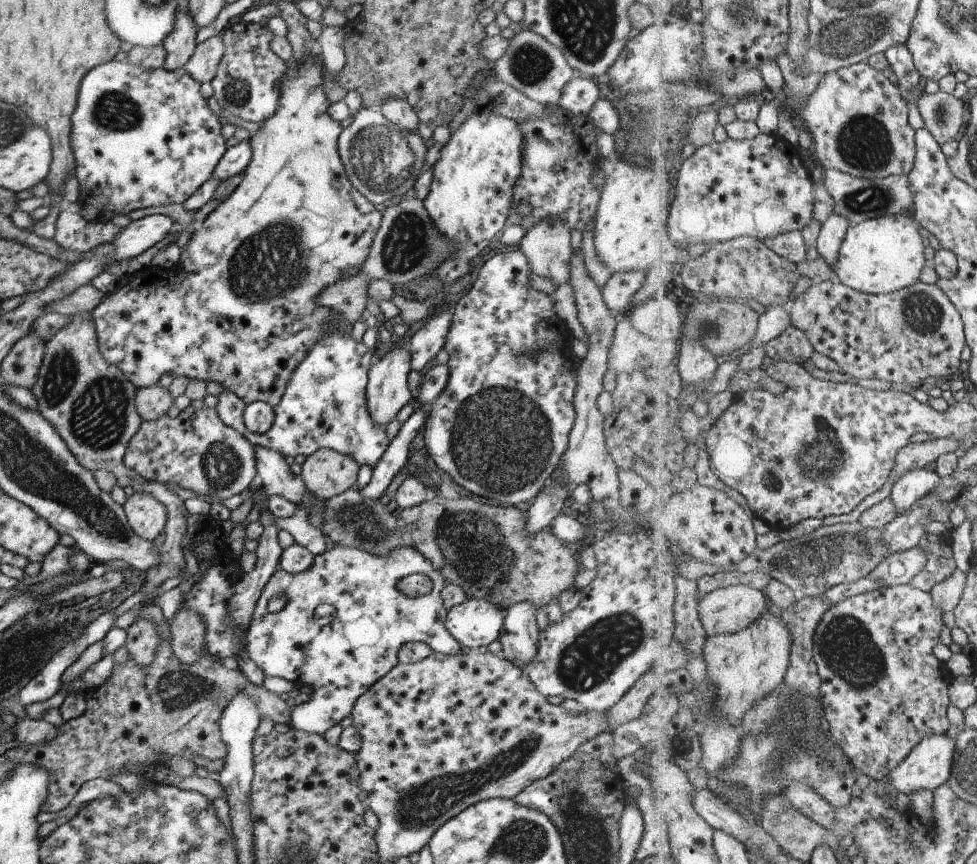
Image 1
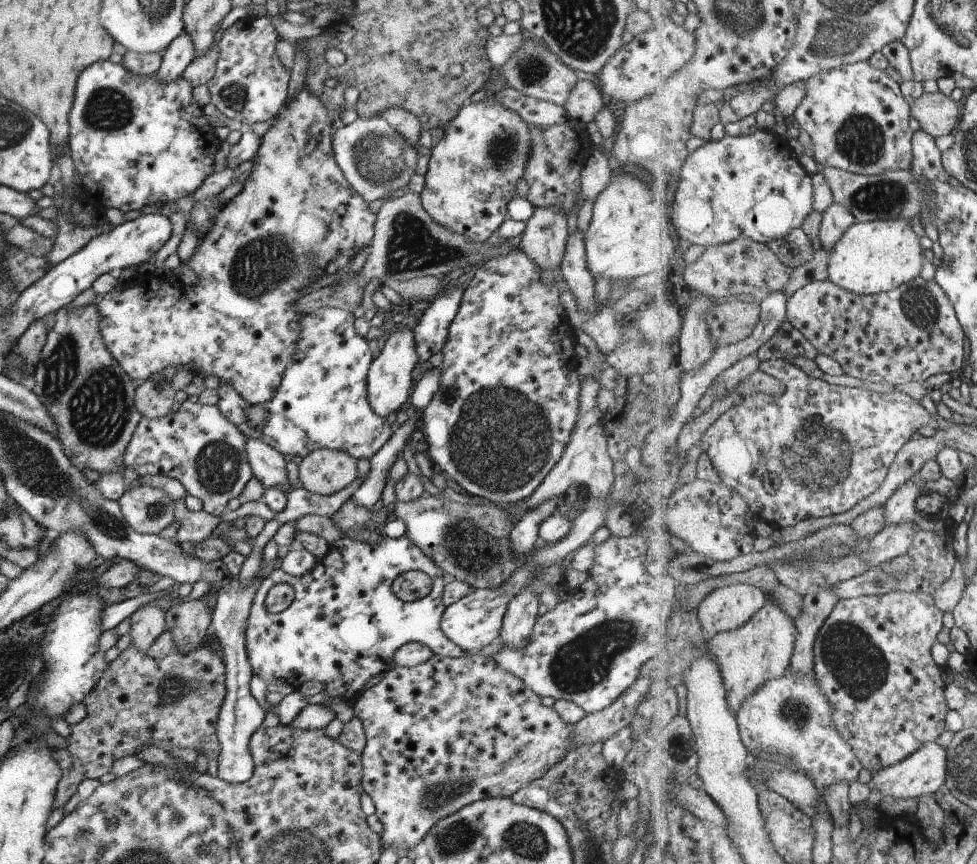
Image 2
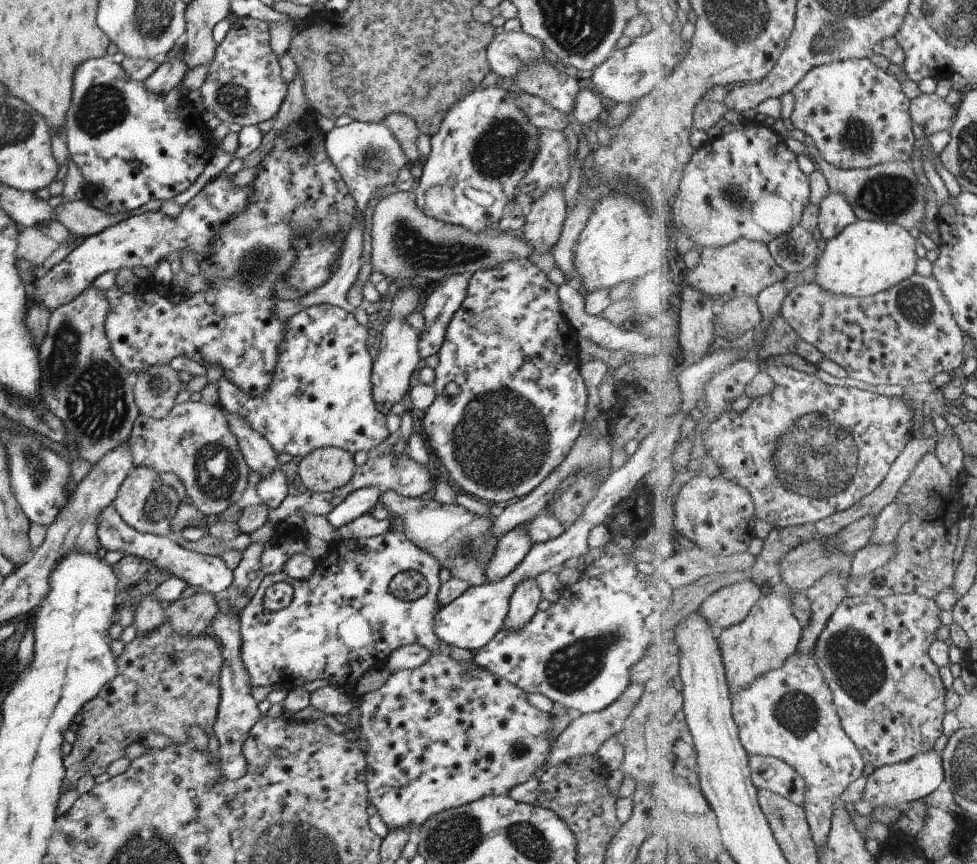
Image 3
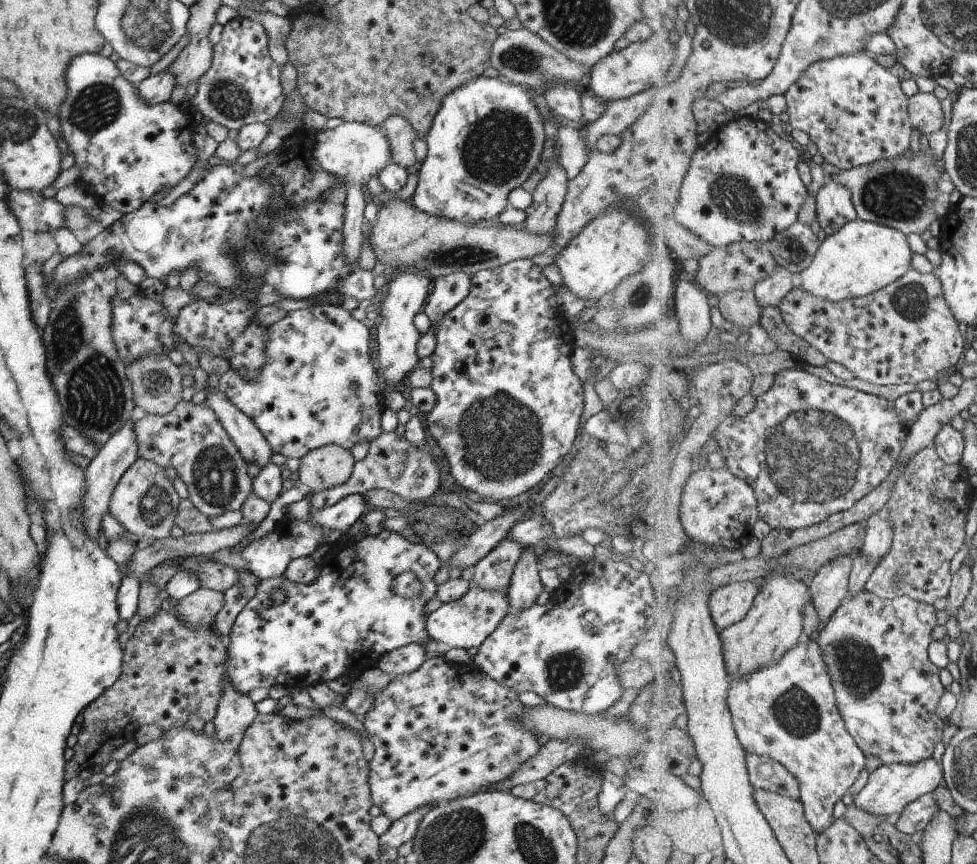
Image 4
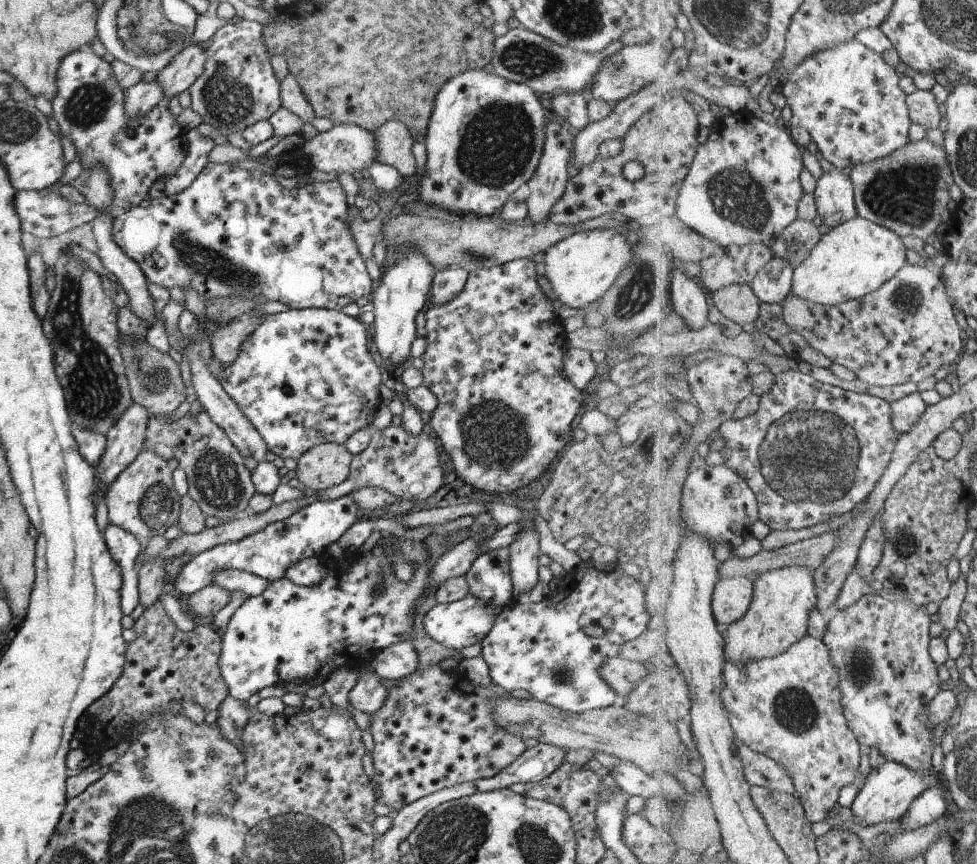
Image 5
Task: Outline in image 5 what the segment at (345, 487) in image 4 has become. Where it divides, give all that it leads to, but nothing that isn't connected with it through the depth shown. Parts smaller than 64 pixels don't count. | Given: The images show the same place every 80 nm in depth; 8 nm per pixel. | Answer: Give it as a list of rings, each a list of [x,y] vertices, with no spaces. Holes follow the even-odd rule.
[[[389,424],[381,430],[372,429],[367,447],[359,454],[351,456],[347,479],[315,495],[318,501],[334,500],[359,488],[376,487],[393,494],[397,500],[413,500],[422,506],[426,498],[442,485],[438,445],[435,439],[423,432],[416,436],[407,434],[401,425]]]

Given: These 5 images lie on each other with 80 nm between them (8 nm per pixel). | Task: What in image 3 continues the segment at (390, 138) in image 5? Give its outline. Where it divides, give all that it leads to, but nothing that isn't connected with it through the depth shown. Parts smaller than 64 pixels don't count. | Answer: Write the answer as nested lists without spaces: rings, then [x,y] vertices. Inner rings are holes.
[[[389,113],[383,118],[383,121],[390,133],[396,138],[403,154],[410,160],[409,165],[414,164],[419,156],[416,138],[420,133],[414,120],[406,114]]]

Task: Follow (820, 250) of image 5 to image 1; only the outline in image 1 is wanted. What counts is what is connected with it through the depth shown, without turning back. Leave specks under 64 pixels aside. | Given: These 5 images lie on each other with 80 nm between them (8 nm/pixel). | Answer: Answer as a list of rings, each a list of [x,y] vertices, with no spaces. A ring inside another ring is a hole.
[[[901,213],[851,224],[840,248],[838,263],[833,266],[832,277],[848,287],[874,295],[897,292],[914,285],[921,278],[923,268],[931,264],[925,258],[924,236],[919,234],[917,223],[914,215]]]

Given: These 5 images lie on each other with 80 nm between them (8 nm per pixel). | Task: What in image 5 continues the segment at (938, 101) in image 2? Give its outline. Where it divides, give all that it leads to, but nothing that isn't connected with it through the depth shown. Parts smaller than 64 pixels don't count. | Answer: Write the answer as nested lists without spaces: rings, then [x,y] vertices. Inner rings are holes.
[[[918,89],[908,96],[906,104],[912,123],[920,125],[924,130],[936,129],[941,123],[939,104],[932,91]]]

